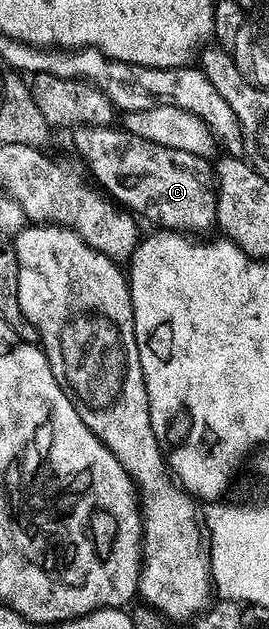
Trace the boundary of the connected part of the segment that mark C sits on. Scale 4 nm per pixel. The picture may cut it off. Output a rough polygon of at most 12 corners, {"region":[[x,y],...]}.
{"region":[[114,125],[76,152],[120,207],[165,230],[216,225],[208,159]]}

